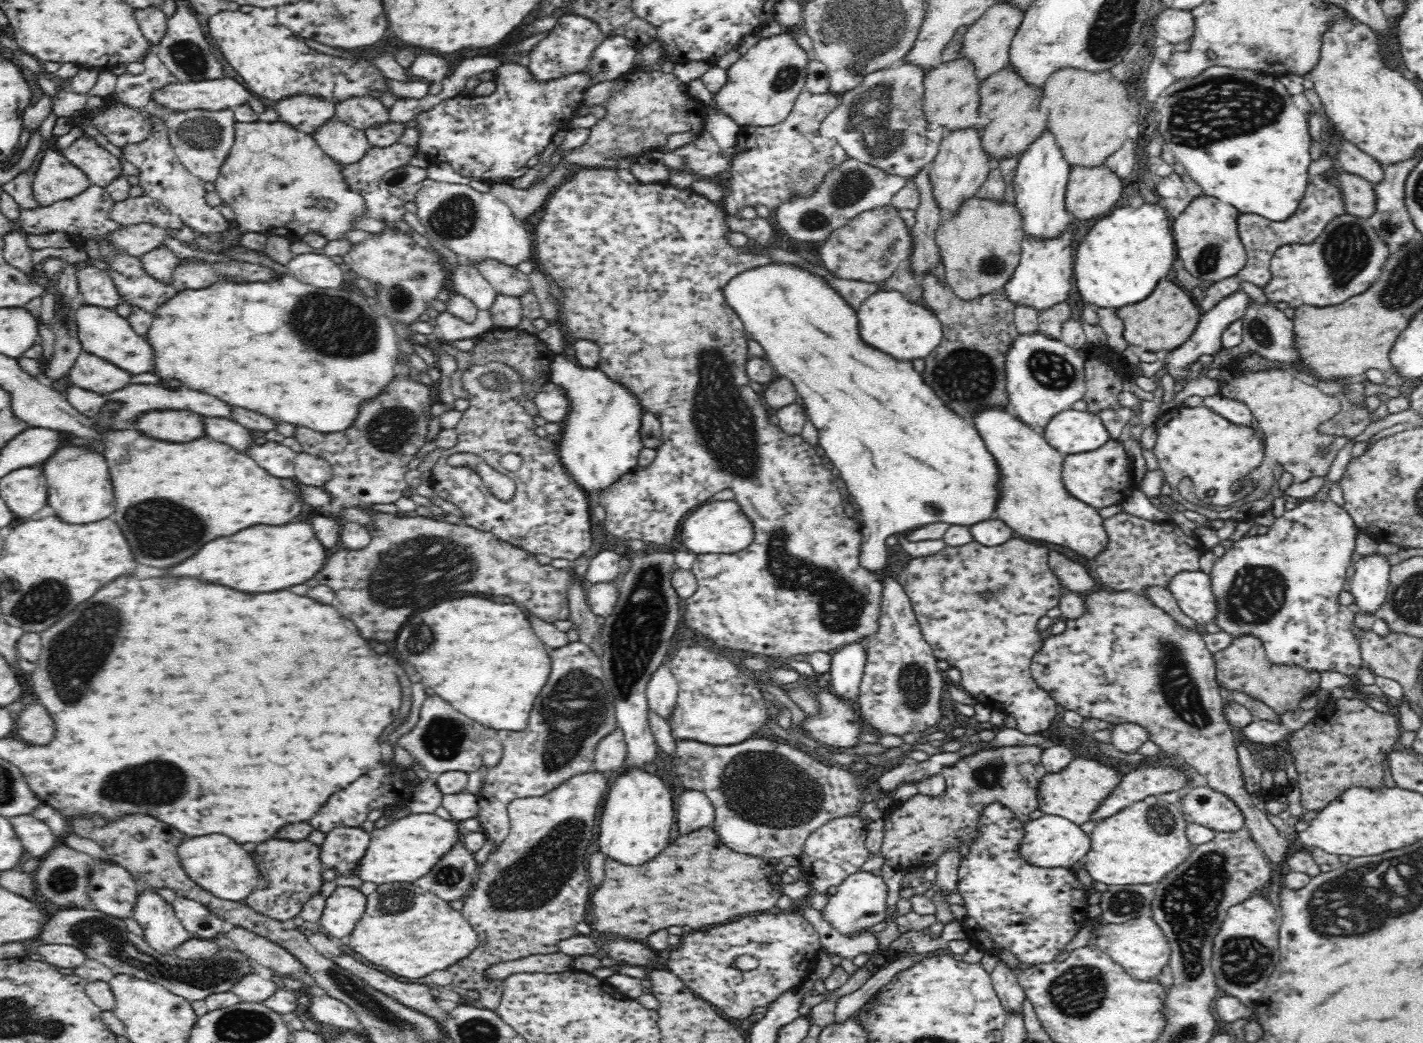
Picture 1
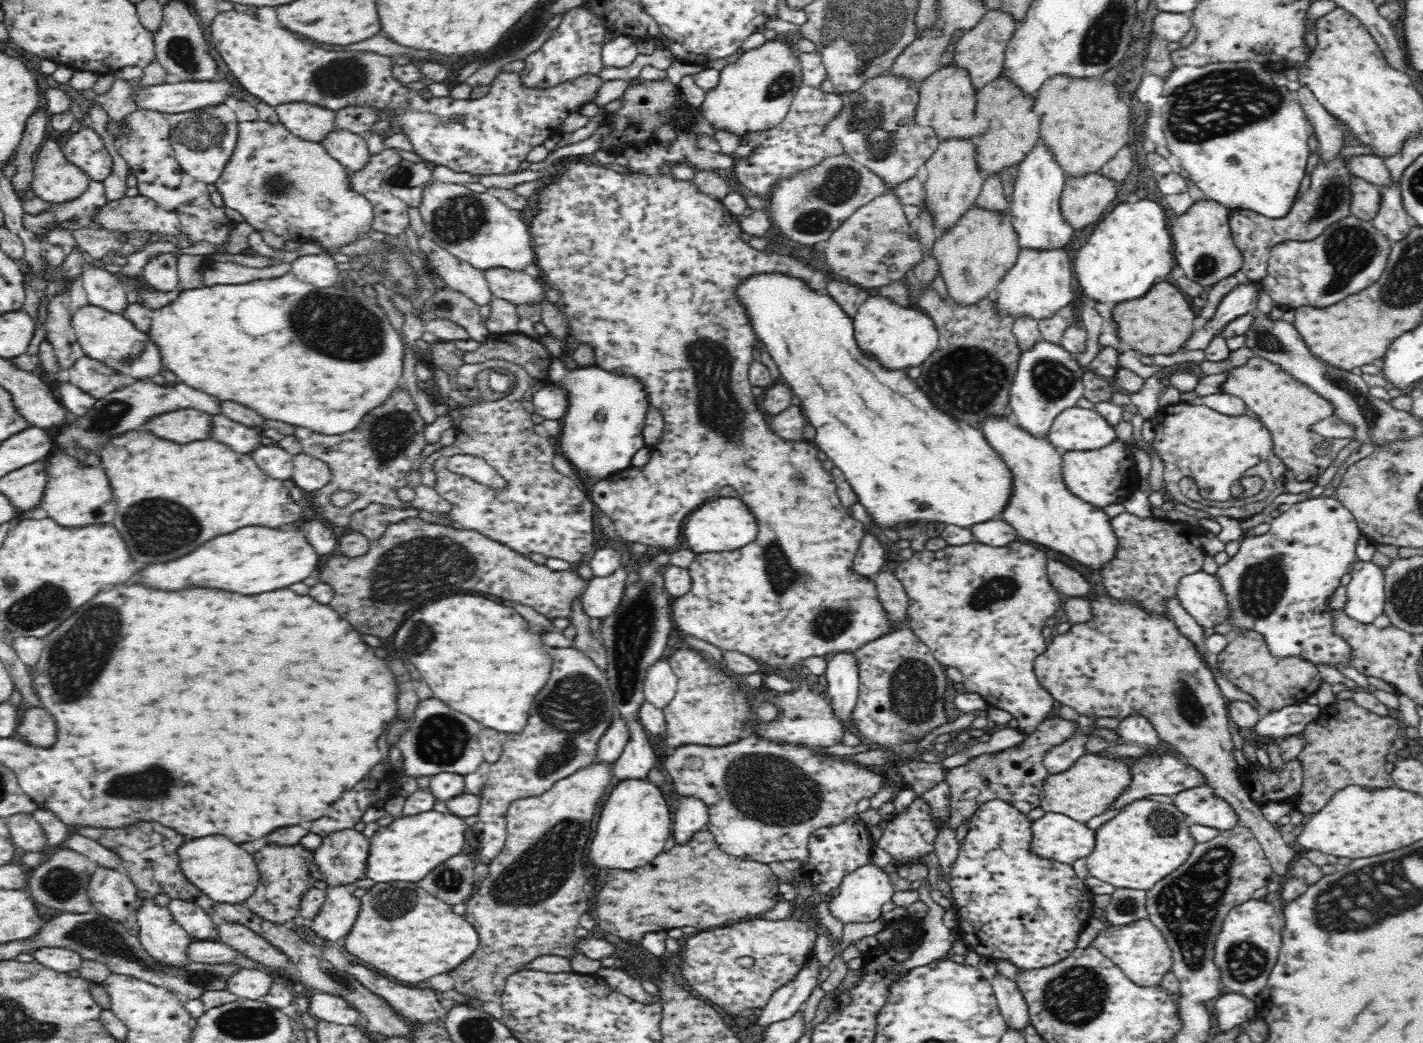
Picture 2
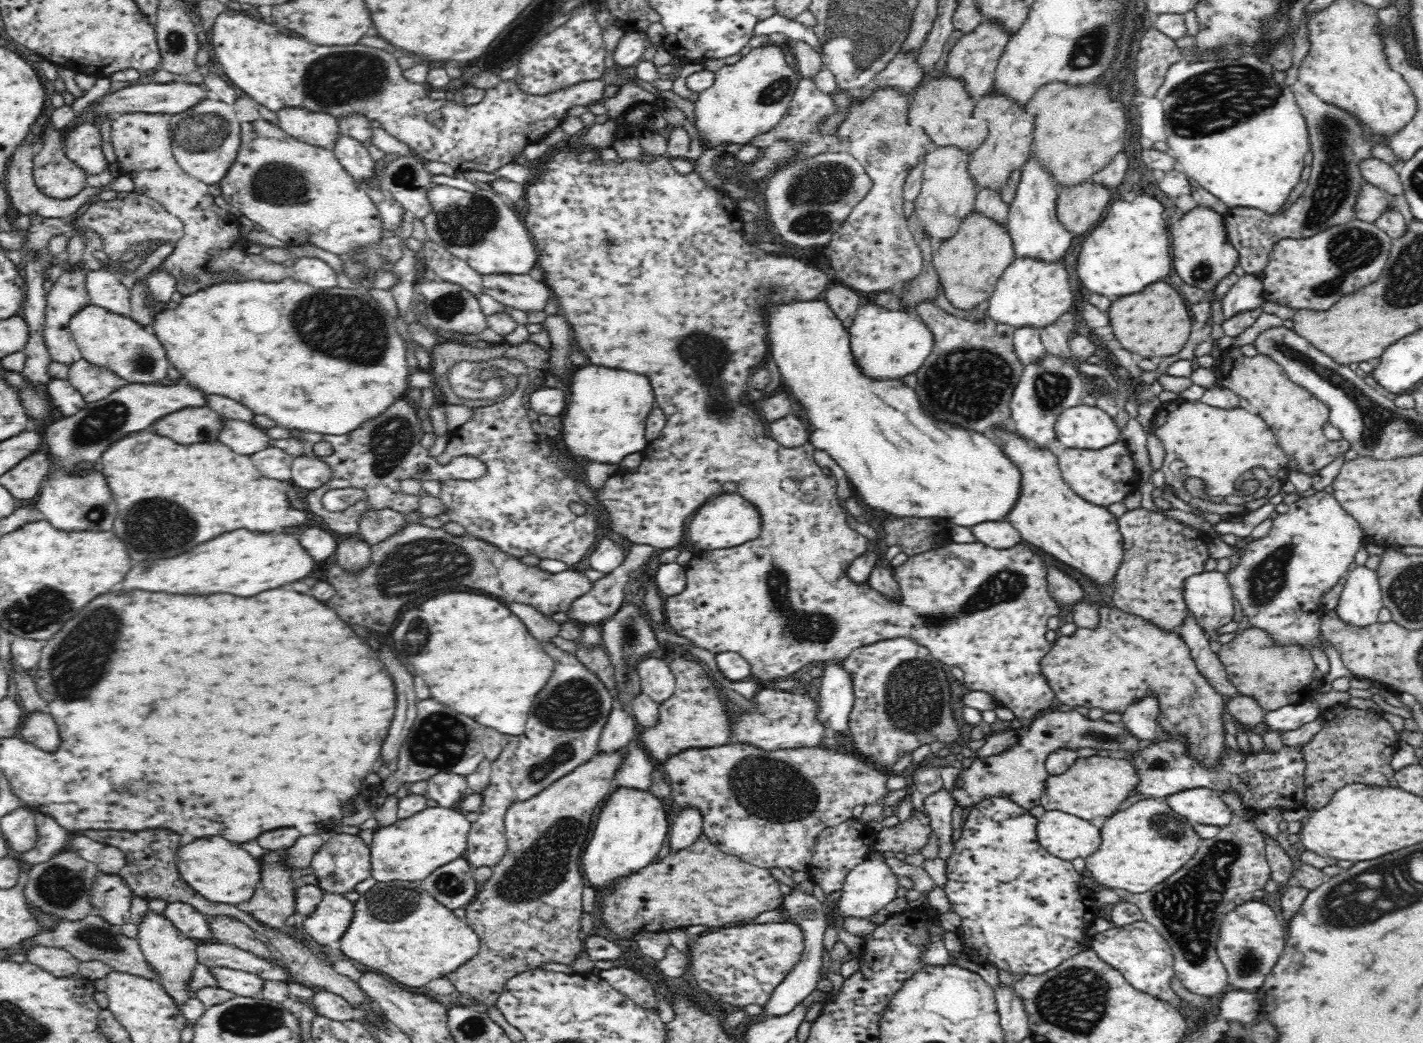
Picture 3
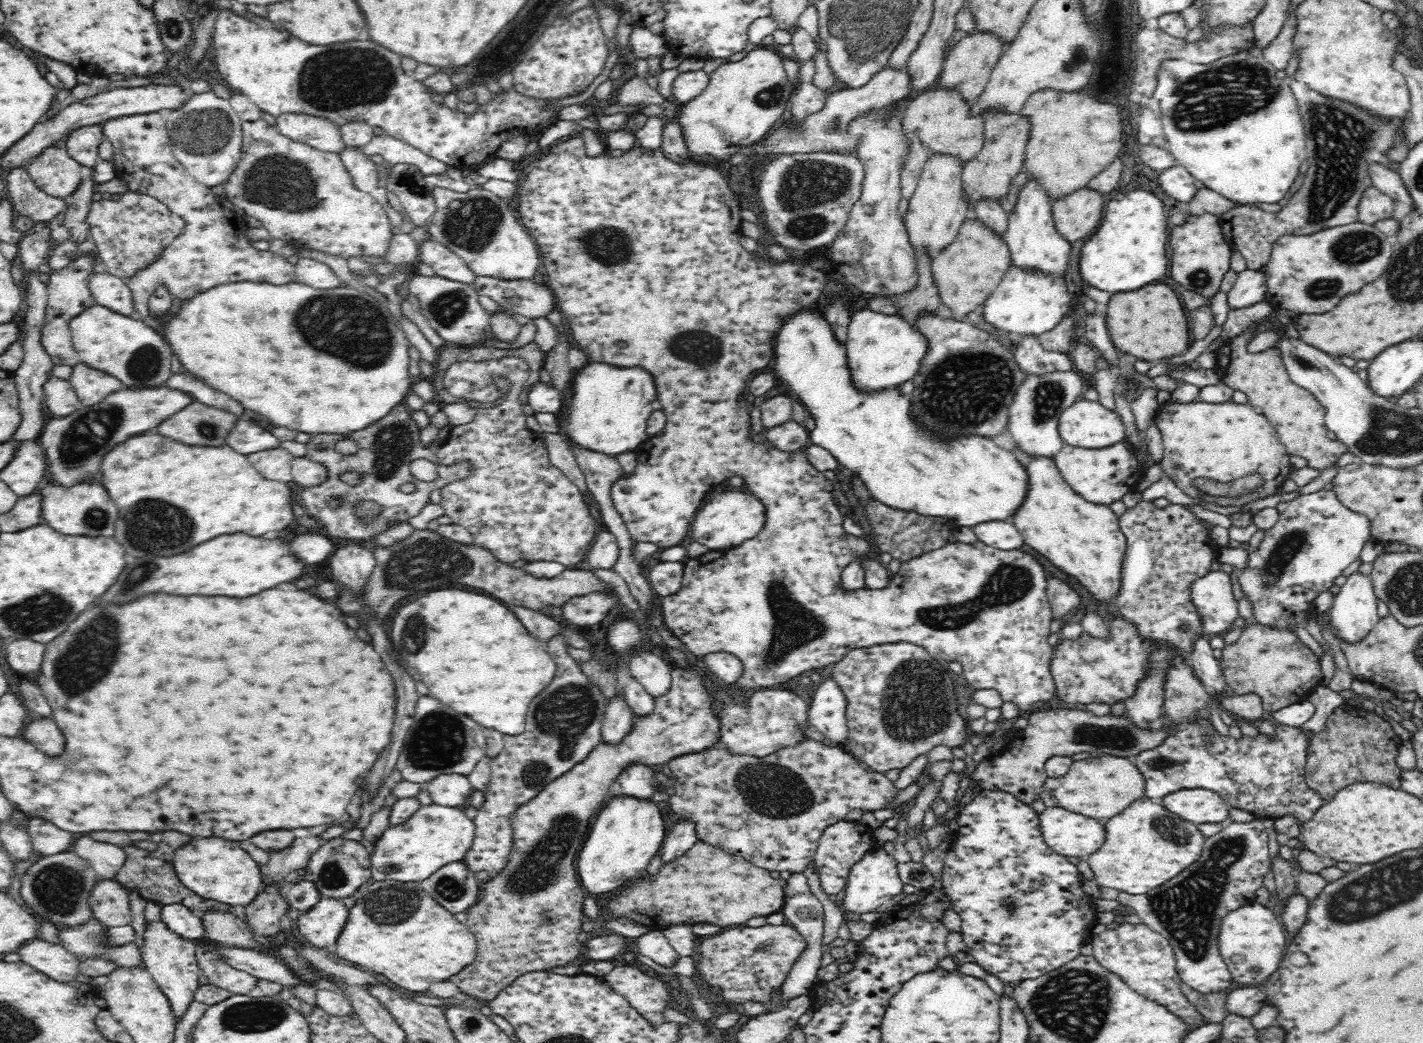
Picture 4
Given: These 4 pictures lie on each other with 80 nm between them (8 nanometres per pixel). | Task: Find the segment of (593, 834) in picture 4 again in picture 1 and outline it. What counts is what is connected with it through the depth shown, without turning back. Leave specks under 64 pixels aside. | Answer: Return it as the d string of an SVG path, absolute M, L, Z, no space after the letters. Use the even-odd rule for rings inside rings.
M632 770L615 774L605 799L598 826L600 836L594 843L606 861L617 862L622 866L640 866L650 862L670 844L674 805L668 785L655 773Z

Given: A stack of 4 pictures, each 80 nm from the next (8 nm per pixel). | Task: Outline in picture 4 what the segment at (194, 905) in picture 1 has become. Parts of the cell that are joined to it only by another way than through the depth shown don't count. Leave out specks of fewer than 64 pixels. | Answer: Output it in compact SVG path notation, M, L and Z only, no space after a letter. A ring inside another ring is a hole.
M168 904L161 905L161 921L170 932L177 934L187 941L205 936L202 921L184 905Z

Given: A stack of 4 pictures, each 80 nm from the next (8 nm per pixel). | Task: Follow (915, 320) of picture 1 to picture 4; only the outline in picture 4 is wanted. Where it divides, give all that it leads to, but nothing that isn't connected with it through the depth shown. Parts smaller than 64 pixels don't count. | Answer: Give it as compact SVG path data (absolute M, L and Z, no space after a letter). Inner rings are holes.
M863 309L850 315L851 321L847 328L847 341L844 349L849 377L856 390L864 393L865 396L870 396L872 393L882 393L884 390L899 388L898 386L902 386L904 382L908 382L916 376L922 357L928 350L928 344L916 327L904 322L897 314L886 316Z

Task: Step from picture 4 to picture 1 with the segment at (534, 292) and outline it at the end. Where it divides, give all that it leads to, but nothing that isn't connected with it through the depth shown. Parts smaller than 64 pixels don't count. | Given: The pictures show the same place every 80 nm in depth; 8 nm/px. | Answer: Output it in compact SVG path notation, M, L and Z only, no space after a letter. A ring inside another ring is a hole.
M483 261L474 265L480 269L498 295L519 299L533 291L530 277L512 266L506 266L497 261Z

